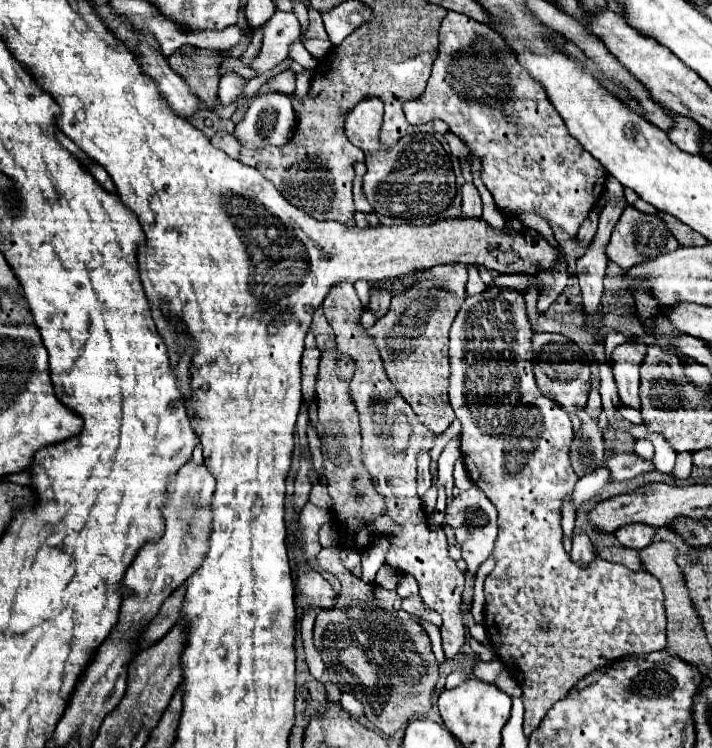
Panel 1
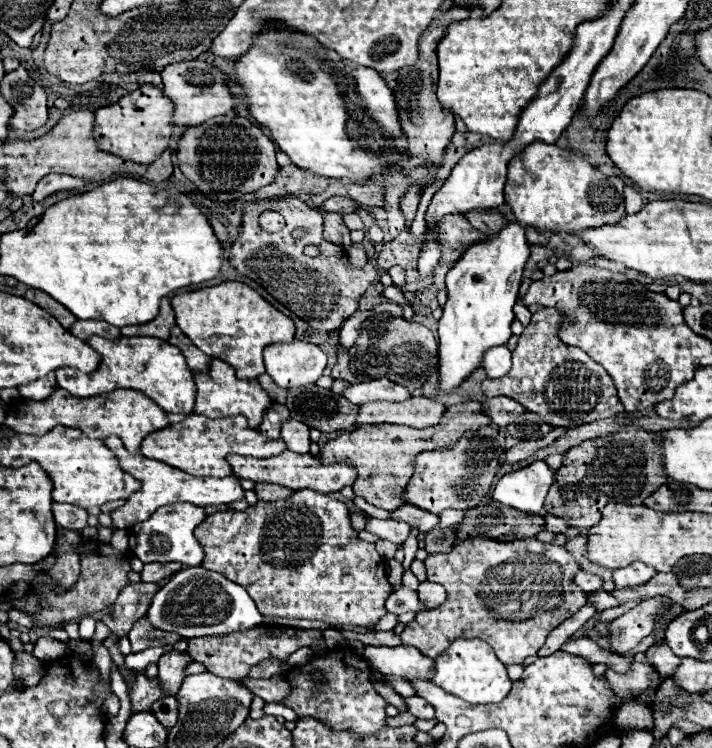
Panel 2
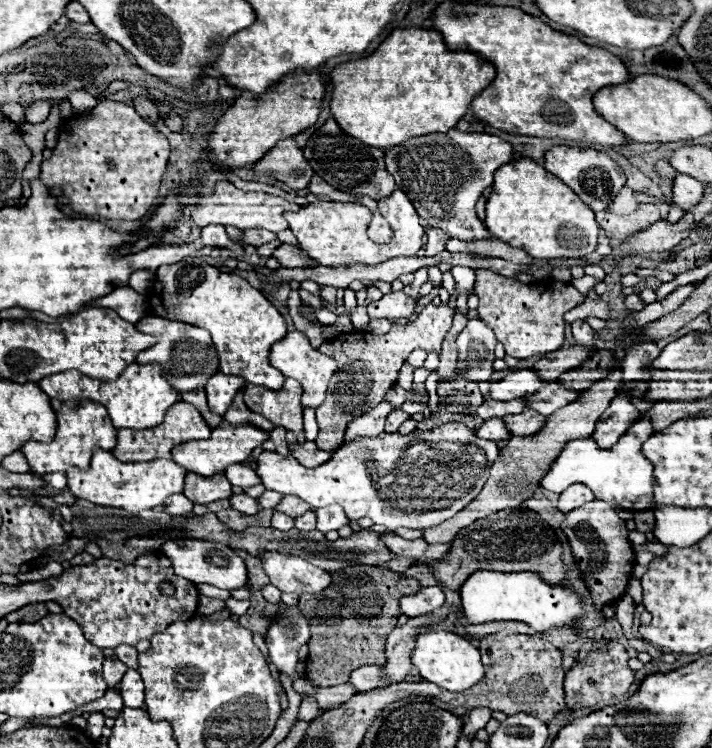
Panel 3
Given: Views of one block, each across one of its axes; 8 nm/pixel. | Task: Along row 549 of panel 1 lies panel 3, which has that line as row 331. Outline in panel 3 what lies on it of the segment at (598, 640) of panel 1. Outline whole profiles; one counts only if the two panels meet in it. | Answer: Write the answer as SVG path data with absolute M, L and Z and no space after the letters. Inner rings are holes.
M476 270L474 294L480 298L478 316L492 326L496 340L508 356L518 360L560 350L564 344L564 312L582 304L584 298L566 282L542 280L538 284L522 284L516 278L506 278L490 270Z

